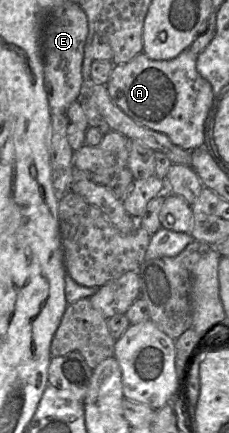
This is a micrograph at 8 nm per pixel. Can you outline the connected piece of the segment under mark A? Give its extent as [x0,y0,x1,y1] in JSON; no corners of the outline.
[106,48,213,151]

